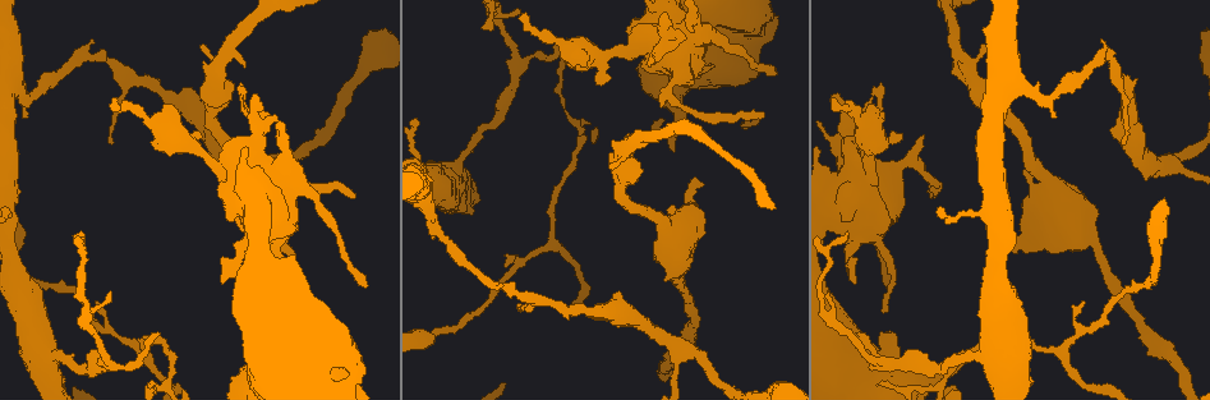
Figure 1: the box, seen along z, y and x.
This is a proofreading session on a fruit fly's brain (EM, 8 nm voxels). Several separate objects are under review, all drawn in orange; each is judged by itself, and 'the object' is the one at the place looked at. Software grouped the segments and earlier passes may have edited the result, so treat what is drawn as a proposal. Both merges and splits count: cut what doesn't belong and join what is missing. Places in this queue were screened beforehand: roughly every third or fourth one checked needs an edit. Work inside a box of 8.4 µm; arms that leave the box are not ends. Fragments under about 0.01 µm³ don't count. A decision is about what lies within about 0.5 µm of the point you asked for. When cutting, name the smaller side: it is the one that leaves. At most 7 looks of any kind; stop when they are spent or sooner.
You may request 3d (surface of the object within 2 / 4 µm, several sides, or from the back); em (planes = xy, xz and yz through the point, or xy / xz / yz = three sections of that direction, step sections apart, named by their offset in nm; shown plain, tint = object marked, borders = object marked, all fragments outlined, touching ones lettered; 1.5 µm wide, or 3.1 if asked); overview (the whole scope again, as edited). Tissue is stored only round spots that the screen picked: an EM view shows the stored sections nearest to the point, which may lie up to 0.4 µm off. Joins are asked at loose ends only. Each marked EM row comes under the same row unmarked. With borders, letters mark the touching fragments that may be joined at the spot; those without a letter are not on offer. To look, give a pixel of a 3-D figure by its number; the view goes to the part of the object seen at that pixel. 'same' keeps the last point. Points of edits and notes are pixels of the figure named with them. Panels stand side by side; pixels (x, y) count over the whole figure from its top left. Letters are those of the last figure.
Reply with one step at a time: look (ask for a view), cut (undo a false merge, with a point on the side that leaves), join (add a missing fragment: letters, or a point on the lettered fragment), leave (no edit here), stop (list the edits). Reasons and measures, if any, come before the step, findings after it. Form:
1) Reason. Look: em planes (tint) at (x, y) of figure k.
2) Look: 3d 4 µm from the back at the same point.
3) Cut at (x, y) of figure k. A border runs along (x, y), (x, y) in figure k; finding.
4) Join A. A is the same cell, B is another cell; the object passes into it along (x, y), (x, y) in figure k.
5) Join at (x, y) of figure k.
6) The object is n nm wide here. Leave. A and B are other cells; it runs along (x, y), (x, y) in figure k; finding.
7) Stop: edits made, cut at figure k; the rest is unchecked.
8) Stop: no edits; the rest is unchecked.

Tapers out. Look: em planes (borders) at (489, 29) of figure 1.

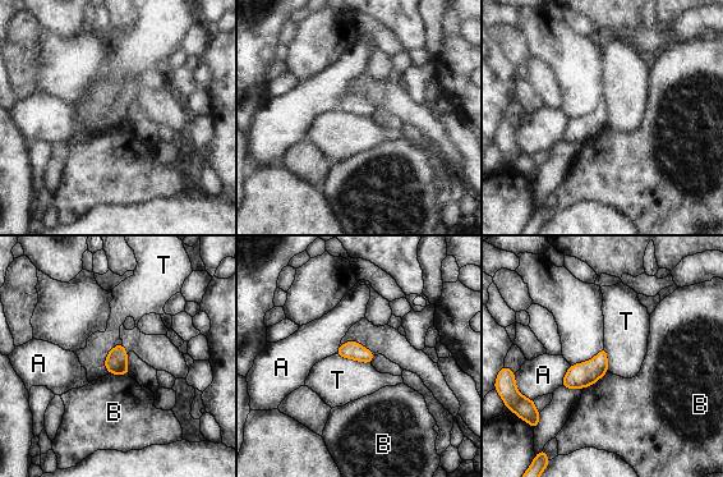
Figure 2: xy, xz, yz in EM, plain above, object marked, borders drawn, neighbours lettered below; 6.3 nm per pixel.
Leave. A, B and T are other cells; a border runs along (121, 343), (107, 353), (107, 372) in figure 2; no lettered fragment goes on from it.

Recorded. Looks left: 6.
Narrows sharply. Look: em planes (borders) at (508, 37) of figure 1.

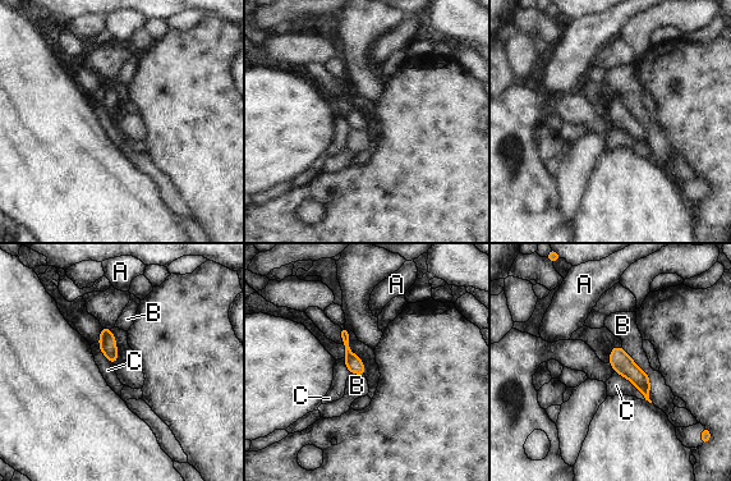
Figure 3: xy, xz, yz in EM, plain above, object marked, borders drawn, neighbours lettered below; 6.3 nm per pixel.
Leave. A, B and C are other cells; it runs along (616, 349), (646, 393) in figure 3; all the same neuron.

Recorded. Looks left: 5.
Thick turns thin. Look: em planes (borders) at (1116, 75) of figure 1.

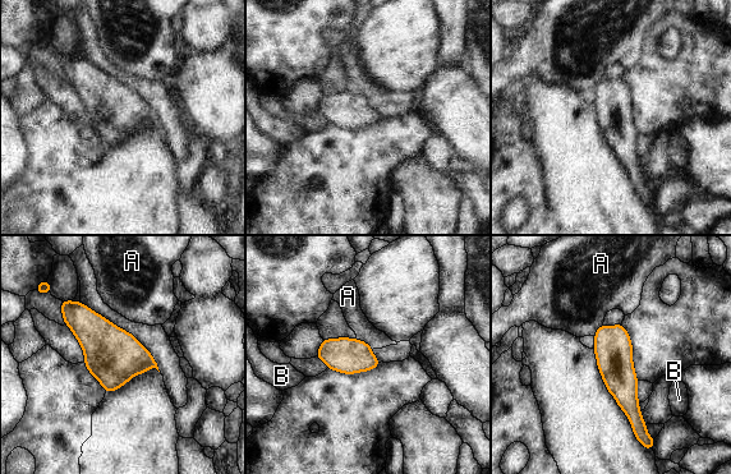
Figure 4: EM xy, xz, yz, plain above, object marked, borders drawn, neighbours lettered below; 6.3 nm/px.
Leave. A and B are other cells; it runs along (602, 328), (643, 431) in figure 4; one neuron here.

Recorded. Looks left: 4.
Stop: no edits; the rest is unchecked.

